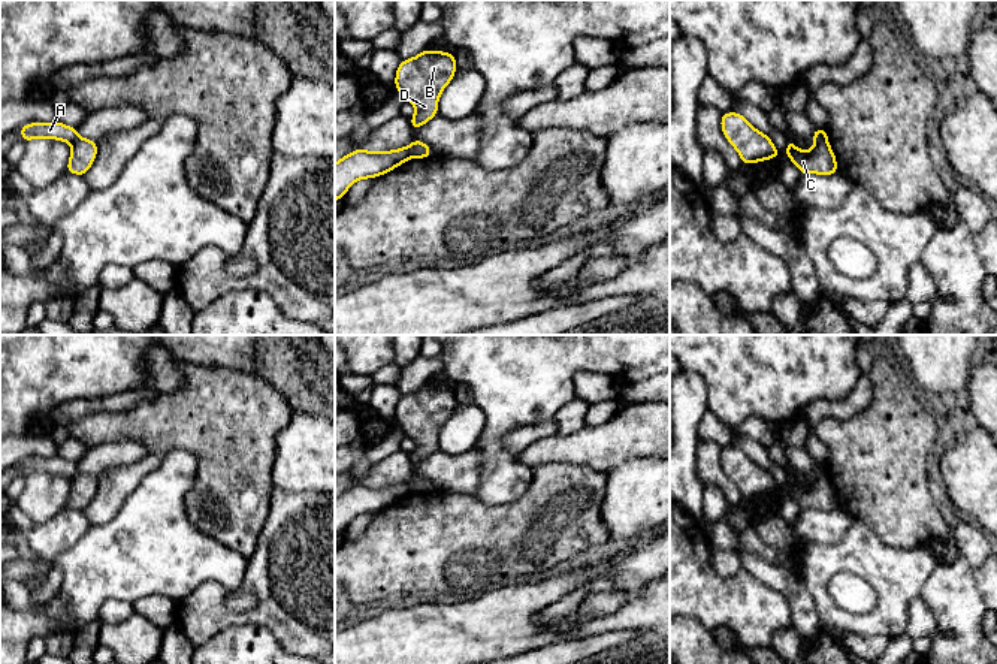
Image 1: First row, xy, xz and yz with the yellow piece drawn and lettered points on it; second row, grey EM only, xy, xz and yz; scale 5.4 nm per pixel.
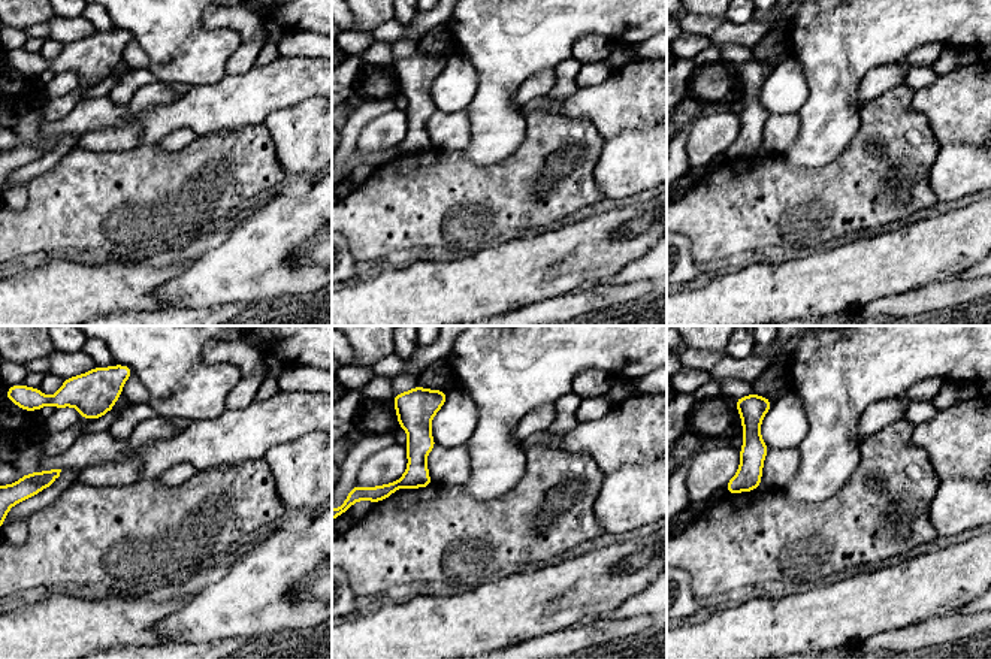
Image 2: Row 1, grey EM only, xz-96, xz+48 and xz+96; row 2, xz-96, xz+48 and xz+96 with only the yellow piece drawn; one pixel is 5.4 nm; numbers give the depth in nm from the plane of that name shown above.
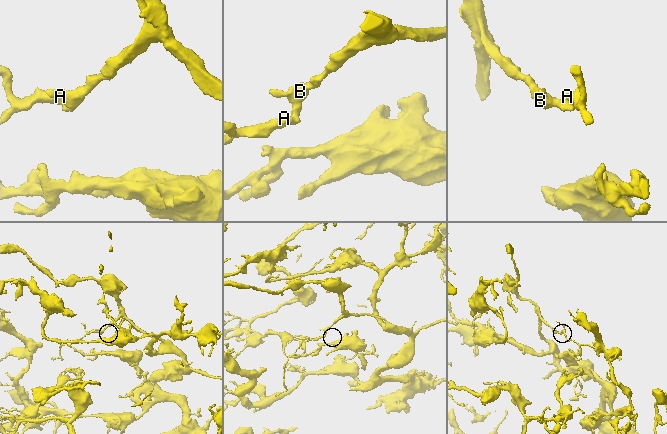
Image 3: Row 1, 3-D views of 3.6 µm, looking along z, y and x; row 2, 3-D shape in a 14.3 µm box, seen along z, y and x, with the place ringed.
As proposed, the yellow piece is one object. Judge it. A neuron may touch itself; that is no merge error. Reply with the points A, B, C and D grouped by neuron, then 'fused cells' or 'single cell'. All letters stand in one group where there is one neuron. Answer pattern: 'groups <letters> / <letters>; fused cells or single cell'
groups A / B C D; fused cells

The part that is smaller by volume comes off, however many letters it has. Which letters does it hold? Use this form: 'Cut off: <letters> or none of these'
Cut off: A

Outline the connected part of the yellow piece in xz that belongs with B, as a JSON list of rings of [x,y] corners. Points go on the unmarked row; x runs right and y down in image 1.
[[[425,384],[413,393],[401,395],[395,410],[395,425],[407,437],[416,441],[416,449],[410,452],[411,464],[420,464],[423,459],[438,450],[438,435],[444,423],[453,416],[457,405],[456,392],[445,386]]]

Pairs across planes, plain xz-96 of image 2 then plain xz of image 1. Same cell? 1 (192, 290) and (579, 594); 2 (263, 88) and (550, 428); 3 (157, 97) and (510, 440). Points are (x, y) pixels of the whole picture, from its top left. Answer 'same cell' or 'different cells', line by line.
1: same cell
2: different cells
3: same cell

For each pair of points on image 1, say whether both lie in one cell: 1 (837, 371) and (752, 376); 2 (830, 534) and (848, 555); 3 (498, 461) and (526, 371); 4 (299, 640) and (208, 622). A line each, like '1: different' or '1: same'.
1: same
2: different
3: same
4: same

